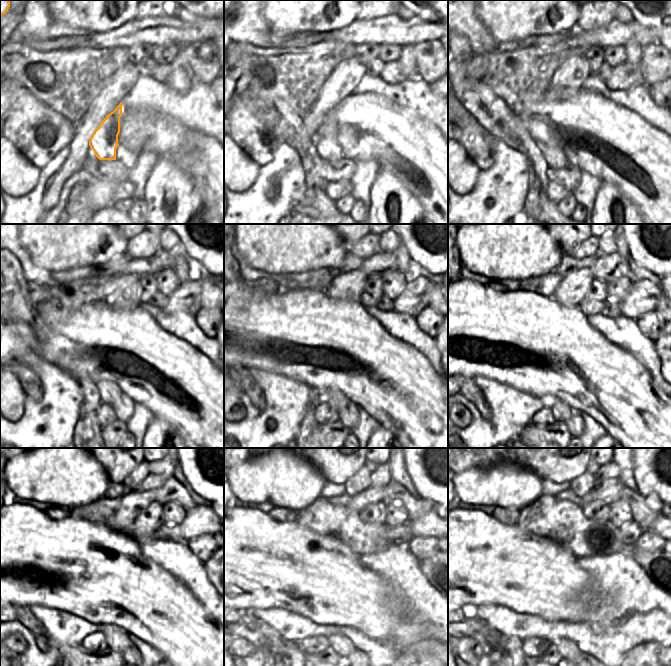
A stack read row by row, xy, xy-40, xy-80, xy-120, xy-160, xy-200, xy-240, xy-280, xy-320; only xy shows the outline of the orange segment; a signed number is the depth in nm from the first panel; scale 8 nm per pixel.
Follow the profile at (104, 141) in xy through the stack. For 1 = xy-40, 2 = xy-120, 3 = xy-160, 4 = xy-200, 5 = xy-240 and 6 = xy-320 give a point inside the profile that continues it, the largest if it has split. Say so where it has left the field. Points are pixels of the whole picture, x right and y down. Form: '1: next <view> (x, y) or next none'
1: next xy-40 (326, 141)
2: next xy-120 (109, 391)
3: next xy-160 (332, 396)
4: next xy-200 (561, 411)
5: next xy-240 (116, 638)
6: next xy-320 (568, 649)

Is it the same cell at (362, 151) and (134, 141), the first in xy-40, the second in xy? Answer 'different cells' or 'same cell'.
same cell

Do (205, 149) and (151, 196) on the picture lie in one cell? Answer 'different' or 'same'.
different

